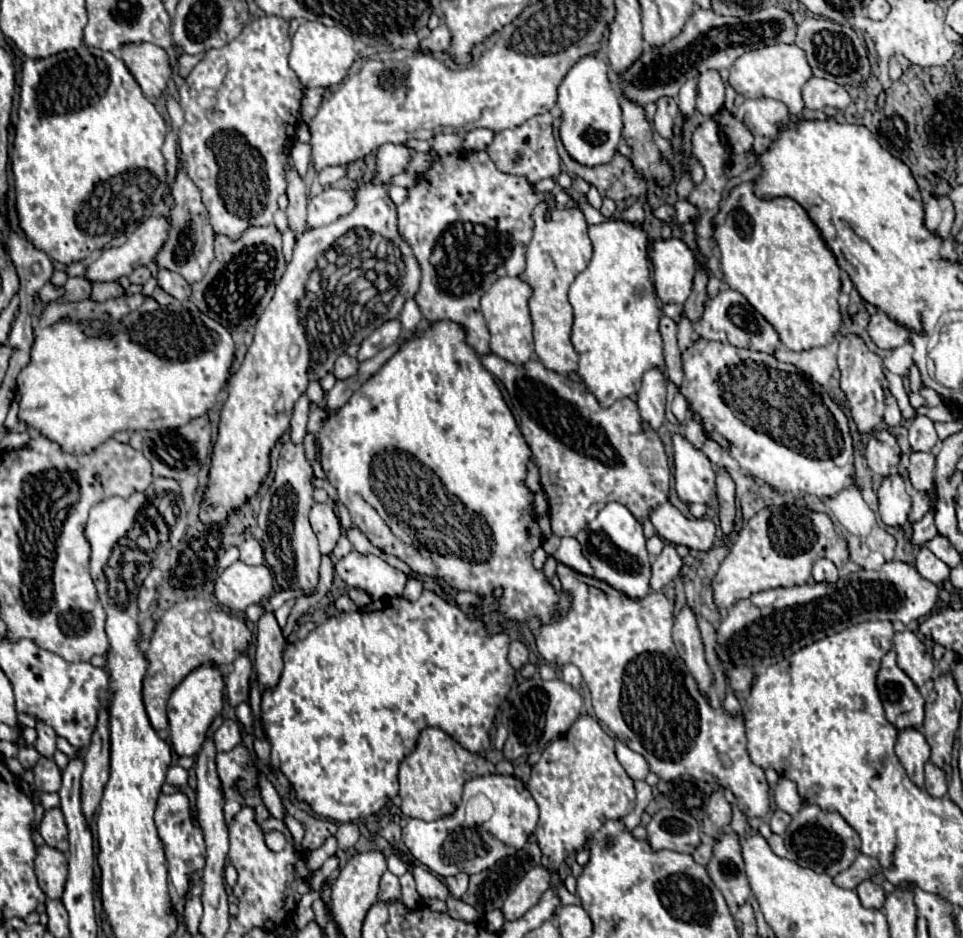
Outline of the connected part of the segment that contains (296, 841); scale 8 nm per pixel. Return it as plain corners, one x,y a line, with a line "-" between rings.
286,811
286,817
284,818
284,822
288,827
290,833
292,834
294,848
298,852
303,852
304,849
301,843
305,832
301,823
296,819
294,819
287,811

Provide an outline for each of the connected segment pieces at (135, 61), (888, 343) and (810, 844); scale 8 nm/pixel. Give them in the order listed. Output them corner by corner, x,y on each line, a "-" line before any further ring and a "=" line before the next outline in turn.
126,43
120,47
120,59
126,63
144,95
160,97
170,79
170,63
164,49
152,43
=
884,311
872,315
868,333
880,349
896,349
910,341
910,331
906,331
906,327
902,327
896,319
890,319
=
802,805
796,817
792,817
790,825
784,833
784,843
788,849
788,859
798,863
800,867
808,867
818,873
828,873
830,877
844,871
856,859
860,851
858,833
844,821
844,817
836,811
824,811
818,805

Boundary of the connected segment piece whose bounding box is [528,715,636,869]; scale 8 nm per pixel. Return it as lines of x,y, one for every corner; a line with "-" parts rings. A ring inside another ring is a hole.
588,715
580,717
562,737
552,741
550,747
542,753
540,761
532,767
528,791
532,793
536,805
540,807
536,837
542,853
550,857
550,869
558,869
558,865
570,855
570,851
580,851
586,839
594,831
598,831
604,825
604,821
626,817
634,809
634,799
636,799
634,781
618,763
612,737
608,737
598,725
598,721
594,721

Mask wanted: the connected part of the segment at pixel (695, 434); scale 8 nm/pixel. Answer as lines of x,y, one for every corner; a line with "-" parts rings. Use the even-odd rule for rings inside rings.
690,419
690,421
686,423
686,439
688,439
694,447
698,447
698,449
704,447
706,435
704,435
704,429
702,429
702,425
700,425
698,421

